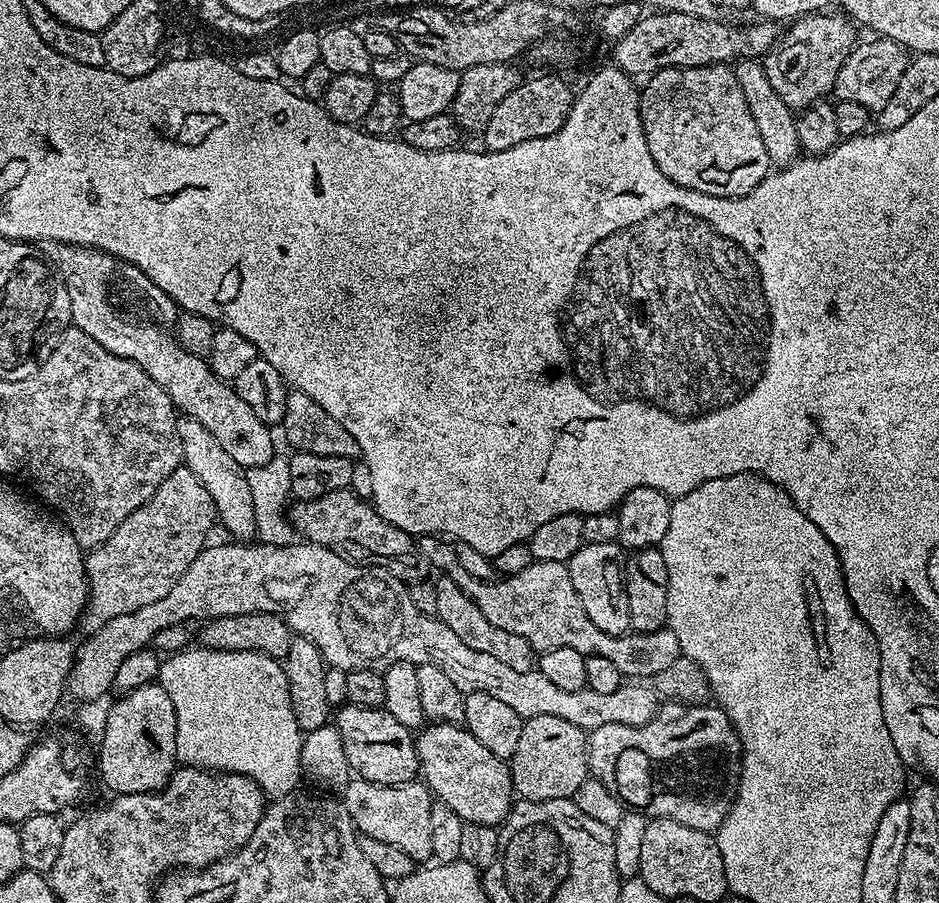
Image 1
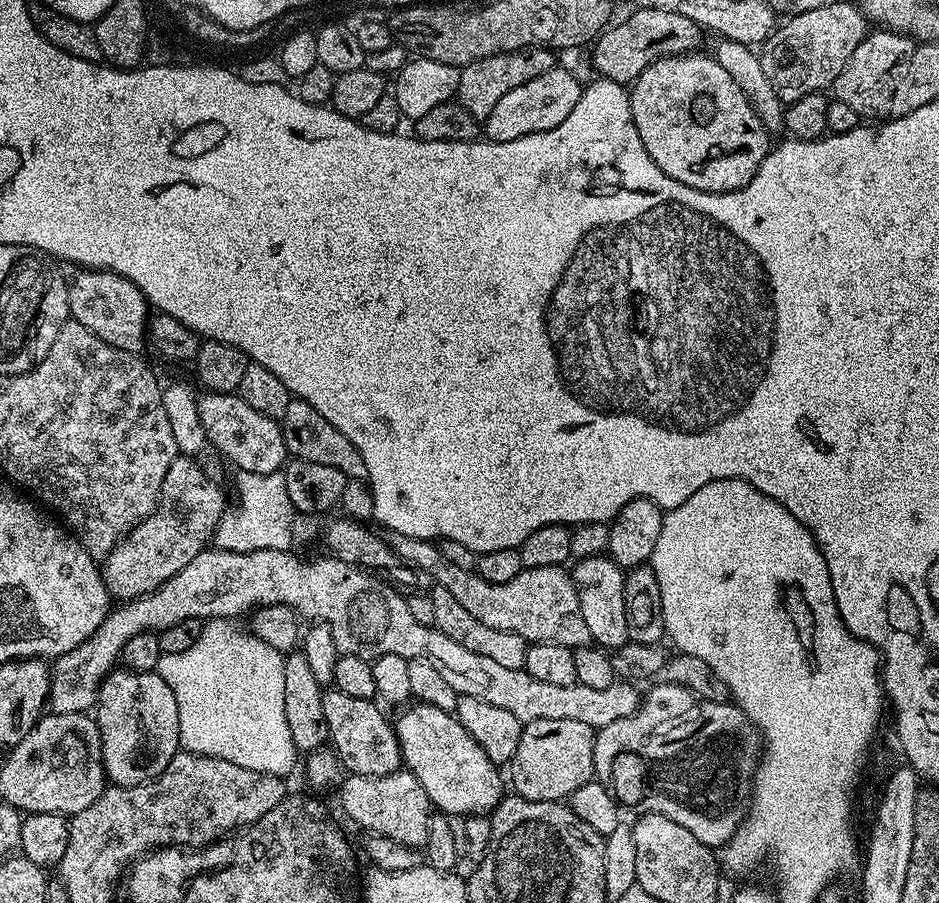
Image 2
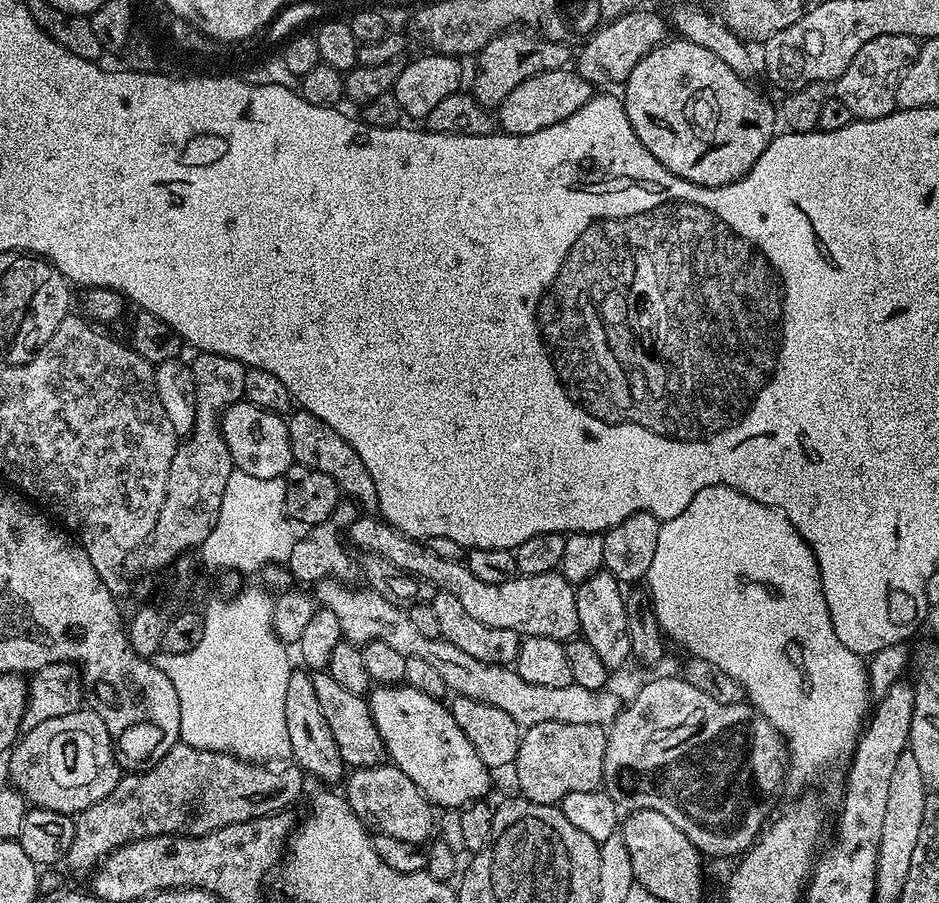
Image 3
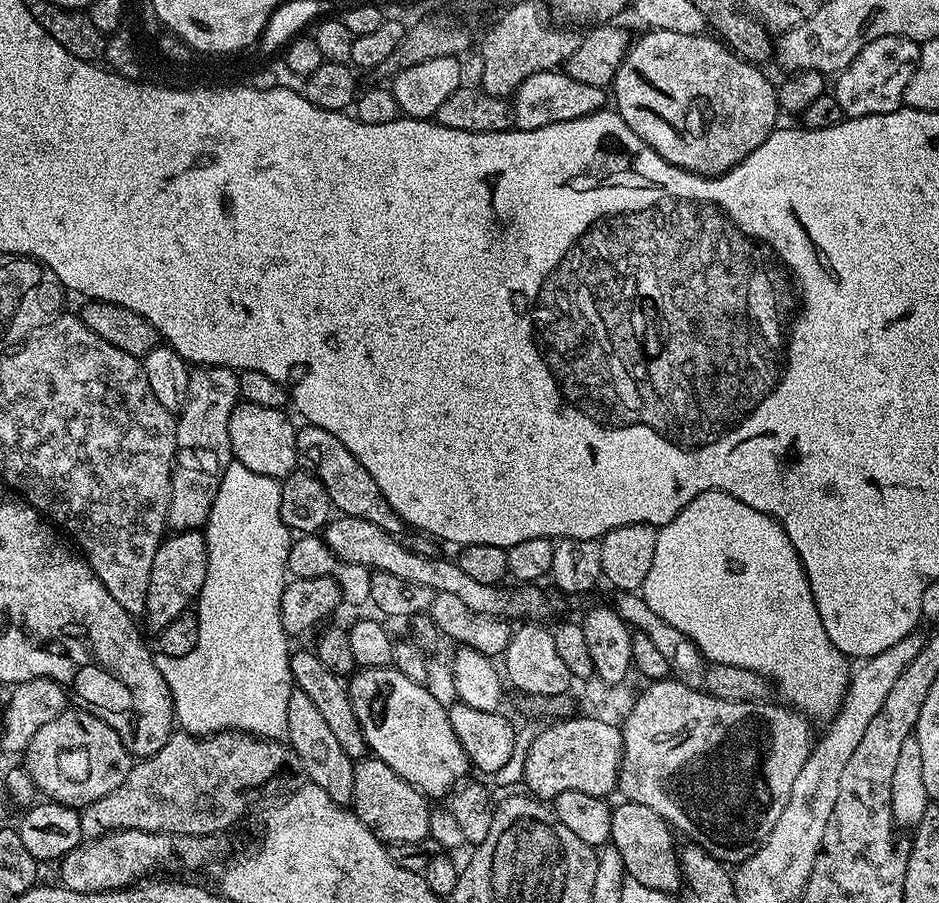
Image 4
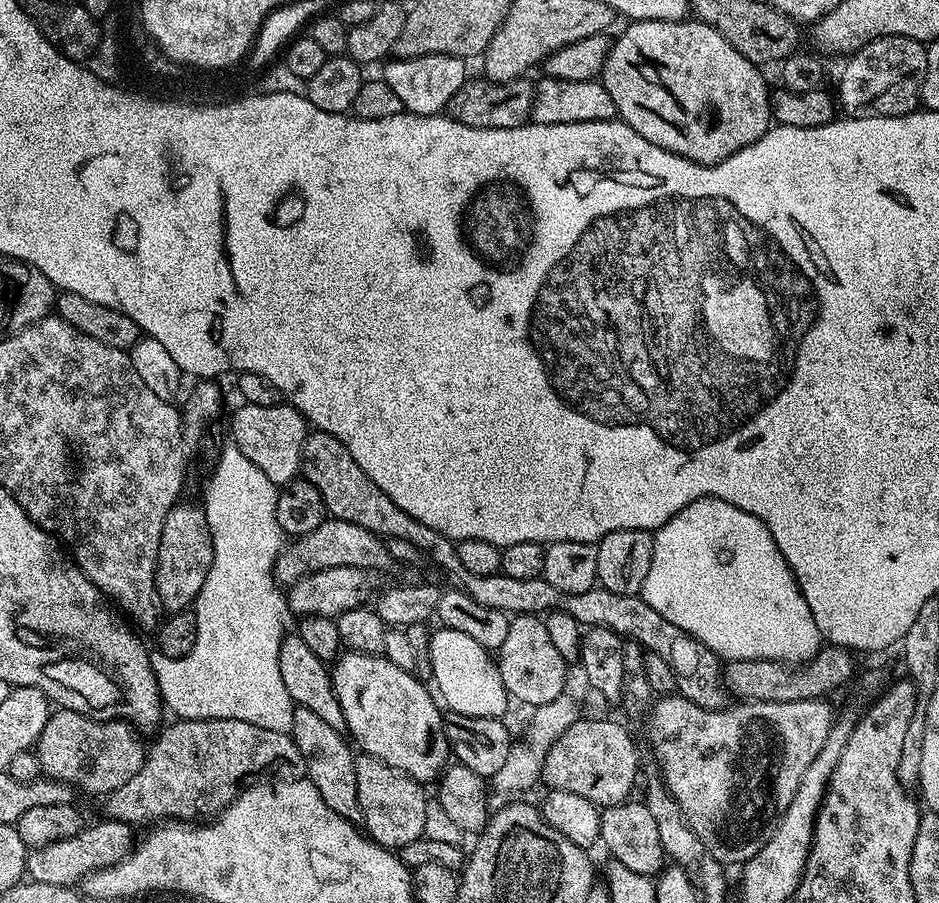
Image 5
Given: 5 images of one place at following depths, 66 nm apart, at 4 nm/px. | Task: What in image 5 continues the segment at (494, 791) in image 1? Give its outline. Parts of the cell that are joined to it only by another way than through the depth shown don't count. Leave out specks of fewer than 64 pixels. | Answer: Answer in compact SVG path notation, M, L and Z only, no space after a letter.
M345 651L335 661L331 674L332 688L336 691L336 697L342 706L345 729L349 733L352 731L351 739L353 741L356 739L360 743L361 753L386 762L391 768L405 772L411 780L417 782L435 781L439 777L449 763L450 749L448 740L444 736L444 716L441 705L434 699L431 691L428 693L424 689L427 688L425 681L411 672L398 670L398 666L394 666L394 662L390 662L382 654L367 656L364 652Z

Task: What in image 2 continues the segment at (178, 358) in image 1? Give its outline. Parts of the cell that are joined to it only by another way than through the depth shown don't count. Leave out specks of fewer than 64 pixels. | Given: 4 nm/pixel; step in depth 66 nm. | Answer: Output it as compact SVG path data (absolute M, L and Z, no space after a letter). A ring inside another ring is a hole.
M72 266L67 270L68 311L71 319L86 326L86 330L102 338L102 342L118 350L139 353L140 347L143 349L146 344L150 319L150 305L142 290L138 290L134 282L113 272L89 270L79 266ZM205 391L199 397L199 401L202 426L208 435L209 445L213 449L216 447L230 463L237 464L241 473L250 476L275 476L285 467L289 455L284 441L283 427L277 421L271 420L268 416L258 414L258 410L254 410L254 406L247 404L240 395L231 392Z

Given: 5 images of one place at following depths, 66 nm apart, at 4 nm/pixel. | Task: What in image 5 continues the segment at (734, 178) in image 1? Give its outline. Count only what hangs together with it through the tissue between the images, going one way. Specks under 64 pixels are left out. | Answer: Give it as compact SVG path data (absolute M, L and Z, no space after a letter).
M695 18L678 22L634 20L617 40L611 41L602 83L614 98L619 119L642 134L646 142L678 154L695 164L717 164L738 150L758 142L773 127L770 87L757 65L752 64L718 30Z

